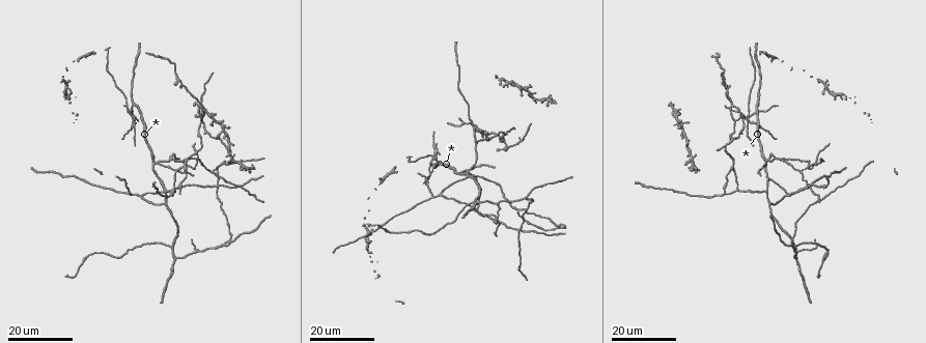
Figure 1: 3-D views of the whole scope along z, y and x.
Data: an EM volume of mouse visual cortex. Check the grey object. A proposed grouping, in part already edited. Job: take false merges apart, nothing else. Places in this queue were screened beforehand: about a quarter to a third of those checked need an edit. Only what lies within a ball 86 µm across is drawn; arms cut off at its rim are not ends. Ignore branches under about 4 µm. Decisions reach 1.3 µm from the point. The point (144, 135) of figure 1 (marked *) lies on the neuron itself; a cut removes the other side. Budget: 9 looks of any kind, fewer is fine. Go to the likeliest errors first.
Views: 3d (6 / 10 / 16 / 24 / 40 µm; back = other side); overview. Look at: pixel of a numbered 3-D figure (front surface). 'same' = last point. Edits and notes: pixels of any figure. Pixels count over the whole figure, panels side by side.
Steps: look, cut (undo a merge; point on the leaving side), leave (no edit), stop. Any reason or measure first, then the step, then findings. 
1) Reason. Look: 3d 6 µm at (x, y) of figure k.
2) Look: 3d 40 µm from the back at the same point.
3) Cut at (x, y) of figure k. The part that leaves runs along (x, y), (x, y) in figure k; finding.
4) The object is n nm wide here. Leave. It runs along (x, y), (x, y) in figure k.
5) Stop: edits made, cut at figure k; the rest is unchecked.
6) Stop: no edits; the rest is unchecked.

Two arms in line, one across. Look: 3d 24 µm at (525, 197) of figure 1.

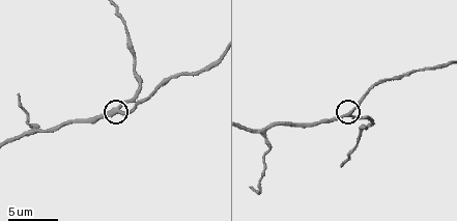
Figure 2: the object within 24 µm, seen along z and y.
Look: 3d 10 µm at (350, 115) of figure 2.

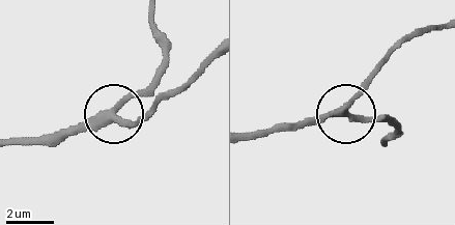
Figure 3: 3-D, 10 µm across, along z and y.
Look: 3d 6 µm at (345, 112) of figure 3.

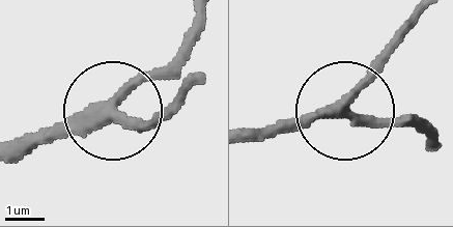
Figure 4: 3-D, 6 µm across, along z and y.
3 arms meet here. Leave. One neuron here.

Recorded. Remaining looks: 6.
Four or more arms meet. Look: 3d 24 µm at (732, 104) of figure 1.

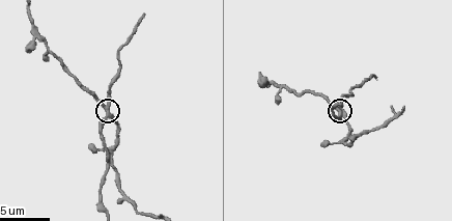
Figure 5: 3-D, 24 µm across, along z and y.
Look: 3d 10 µm at (109, 113) of figure 5.

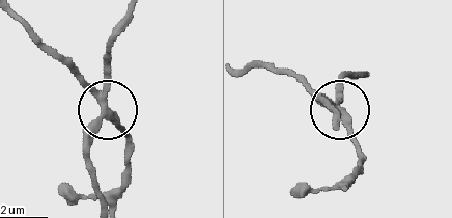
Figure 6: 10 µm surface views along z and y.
Cut at (83, 81) of figure 6. The part that leaves runs along (105, 108), (16, 15) in figure 6; two neurons meet here.

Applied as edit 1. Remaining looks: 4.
Look: overview.

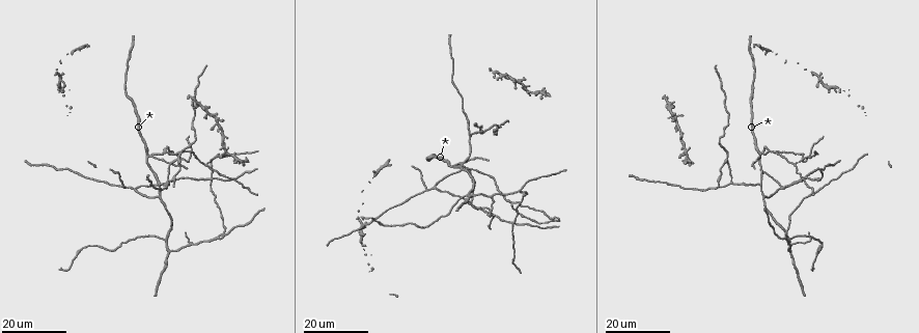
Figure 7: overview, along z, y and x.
Three arms meet. Look: 3d 24 µm at (725, 157) of figure 7.

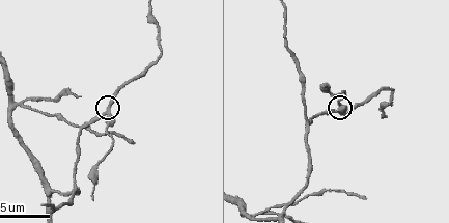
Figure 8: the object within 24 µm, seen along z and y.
Closer look. Look: 3d 10 µm at (108, 111) of figure 8.

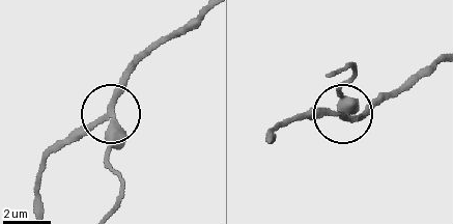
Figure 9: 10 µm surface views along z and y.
3 arms meet here. Cut at (119, 146) of figure 9. Two neurons meet here.

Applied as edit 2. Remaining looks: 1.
Looks like a crossing. Look: 3d 10 µm at (15, 106) of figure 8.

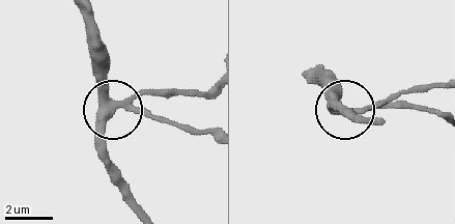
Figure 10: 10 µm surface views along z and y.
4 arms meet here. Cut at (159, 119) of figure 10. The part that leaves runs along (126, 103), (207, 133) in figure 10; a second neuron is stuck on.

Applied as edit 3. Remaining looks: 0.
Stop: edits made, cut at figure 6, cut at figure 9, cut at figure 10; the rest is unchecked.

